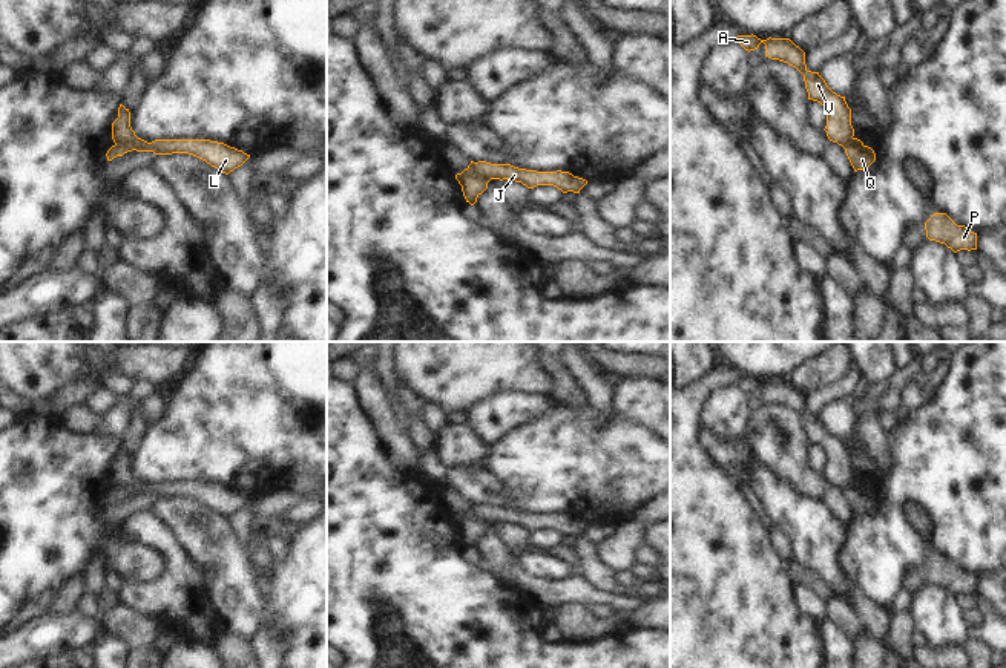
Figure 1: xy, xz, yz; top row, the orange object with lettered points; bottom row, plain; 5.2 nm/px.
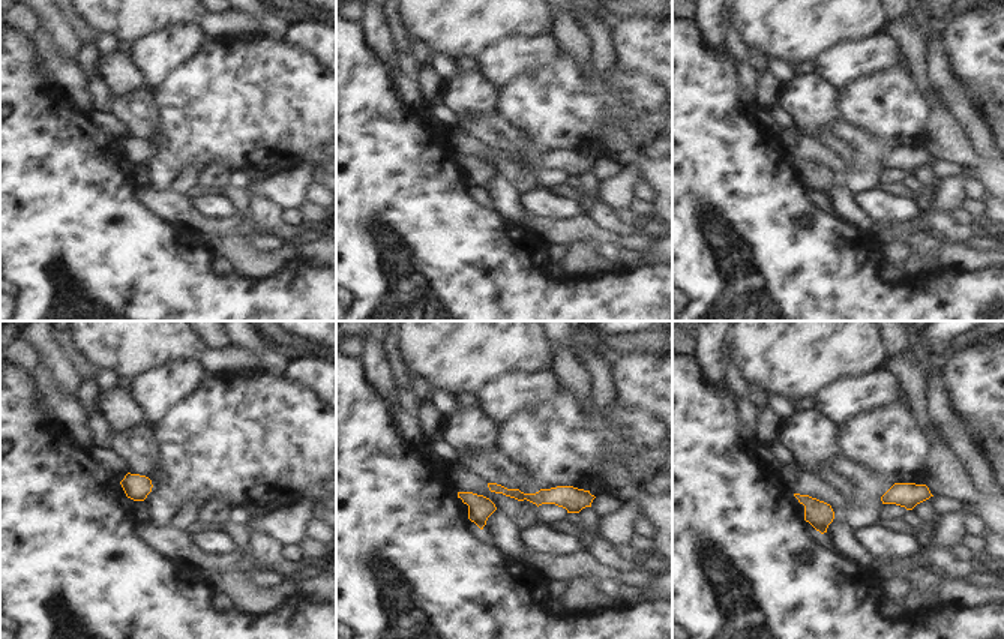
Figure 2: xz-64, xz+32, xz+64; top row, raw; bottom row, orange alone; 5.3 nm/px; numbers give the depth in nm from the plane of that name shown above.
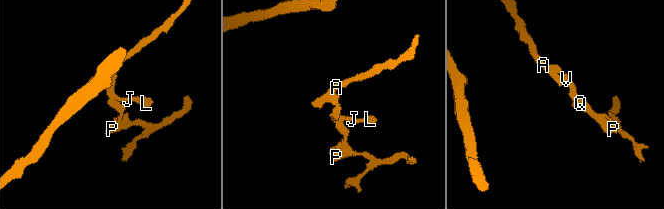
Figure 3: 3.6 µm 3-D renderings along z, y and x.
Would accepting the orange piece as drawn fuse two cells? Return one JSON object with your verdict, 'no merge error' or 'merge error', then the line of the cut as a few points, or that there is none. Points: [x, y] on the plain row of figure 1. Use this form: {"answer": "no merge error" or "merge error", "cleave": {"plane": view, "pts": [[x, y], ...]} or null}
{"answer": "merge error", "cleave": {"plane": "xz", "pts": [[462, 515], [488, 524]]}}

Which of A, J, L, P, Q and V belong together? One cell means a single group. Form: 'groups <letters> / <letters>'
groups A J L V / P Q

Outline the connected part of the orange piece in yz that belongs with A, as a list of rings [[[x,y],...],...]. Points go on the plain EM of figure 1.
[[[738,378],[736,385],[745,394],[754,394],[761,386],[765,388],[765,400],[779,403],[796,411],[805,424],[808,443],[820,446],[827,452],[825,475],[830,484],[845,490],[854,480],[851,469],[851,452],[848,450],[845,440],[833,435],[819,415],[811,415],[805,408],[805,395],[796,389],[790,381],[767,381],[761,383],[756,378]]]

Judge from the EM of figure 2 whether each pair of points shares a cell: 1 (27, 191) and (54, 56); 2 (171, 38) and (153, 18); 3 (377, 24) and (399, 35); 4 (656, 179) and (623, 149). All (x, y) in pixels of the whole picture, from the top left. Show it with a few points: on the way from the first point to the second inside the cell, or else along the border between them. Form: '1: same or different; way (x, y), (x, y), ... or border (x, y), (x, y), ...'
1: different; border (54, 80), (63, 92), (65, 101), (74, 110)
2: different; border (197, 23), (173, 23), (146, 33), (132, 44)
3: different; border (381, 15), (396, 53)
4: same; way (649, 170), (632, 155)

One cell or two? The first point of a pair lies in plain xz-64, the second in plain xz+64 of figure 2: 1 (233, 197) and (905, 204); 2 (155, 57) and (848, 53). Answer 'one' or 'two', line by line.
1: two
2: one

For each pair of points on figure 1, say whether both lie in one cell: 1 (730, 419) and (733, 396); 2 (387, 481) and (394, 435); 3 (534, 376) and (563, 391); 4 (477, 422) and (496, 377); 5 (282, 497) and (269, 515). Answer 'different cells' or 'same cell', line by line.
1: same cell
2: different cells
3: different cells
4: different cells
5: same cell

